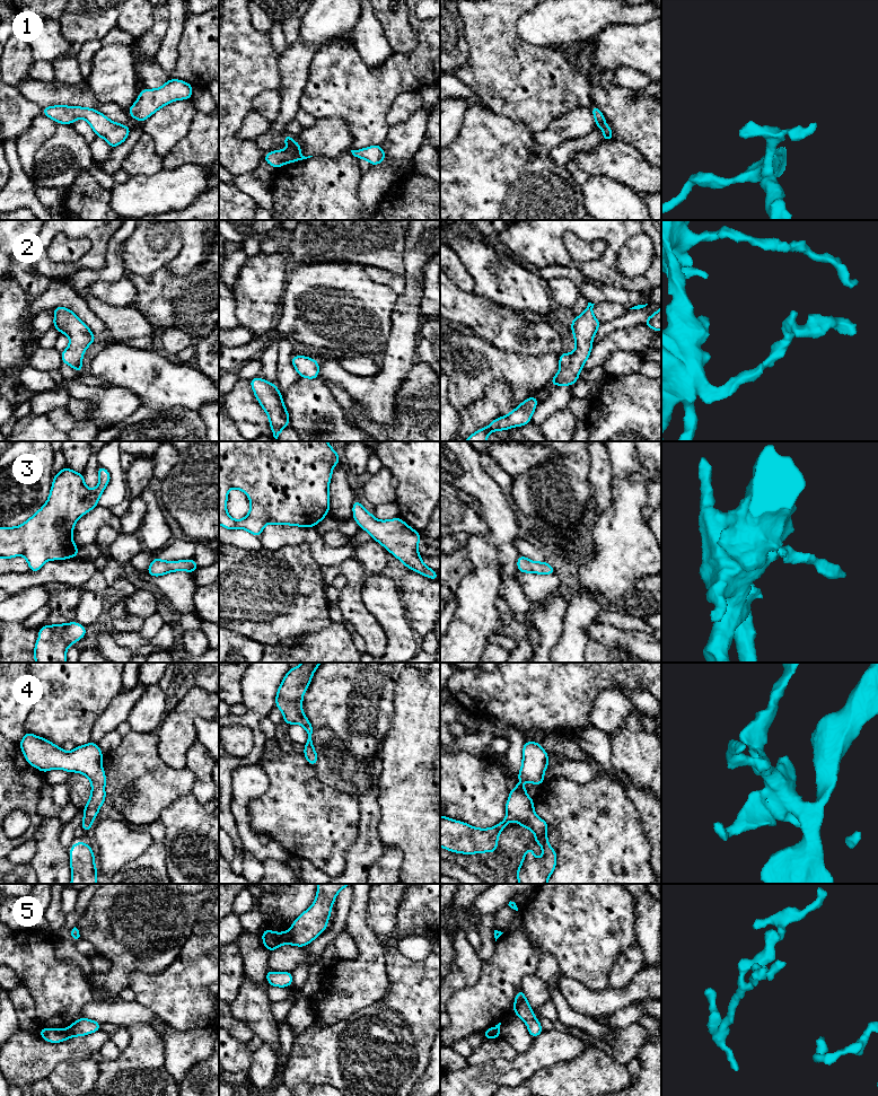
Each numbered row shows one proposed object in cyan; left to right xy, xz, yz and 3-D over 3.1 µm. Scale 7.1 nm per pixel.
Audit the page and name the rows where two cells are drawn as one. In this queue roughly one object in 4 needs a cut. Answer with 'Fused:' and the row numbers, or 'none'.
Fused: 5

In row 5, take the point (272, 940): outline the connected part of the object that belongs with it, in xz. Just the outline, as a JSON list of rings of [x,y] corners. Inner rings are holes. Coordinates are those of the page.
[[[266,929],[262,932],[262,939],[265,948],[269,952],[272,952],[282,945],[289,944],[290,933],[289,931],[283,931],[278,933],[278,932],[271,931],[270,929]]]

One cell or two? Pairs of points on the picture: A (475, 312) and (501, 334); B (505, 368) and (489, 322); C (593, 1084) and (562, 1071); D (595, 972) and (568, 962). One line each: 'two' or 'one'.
A: one
B: two
C: one
D: one

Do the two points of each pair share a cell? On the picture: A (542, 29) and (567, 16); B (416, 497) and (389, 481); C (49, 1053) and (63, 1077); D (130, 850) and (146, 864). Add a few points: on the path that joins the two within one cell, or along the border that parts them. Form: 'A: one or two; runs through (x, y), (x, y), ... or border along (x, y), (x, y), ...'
A: one; runs through (547, 24), (561, 19)
B: two; border along (383, 465), (397, 479), (395, 501)
C: two; border along (82, 1059), (60, 1062), (45, 1078)
D: two; border along (147, 832), (151, 844), (116, 871)

